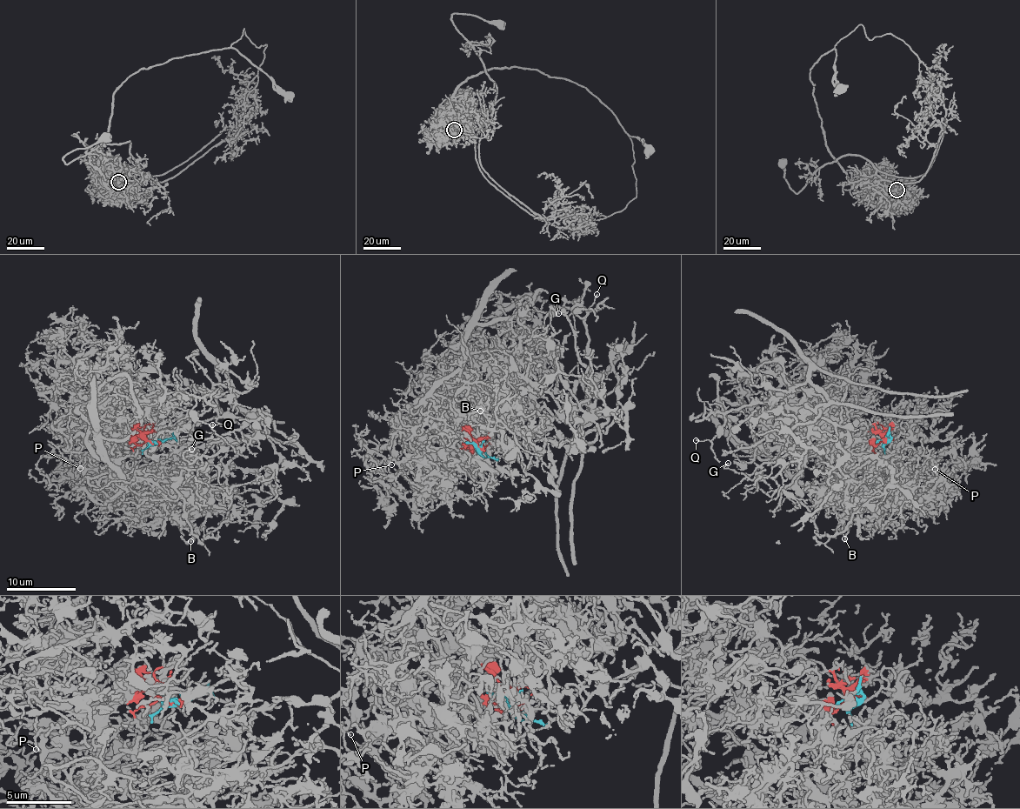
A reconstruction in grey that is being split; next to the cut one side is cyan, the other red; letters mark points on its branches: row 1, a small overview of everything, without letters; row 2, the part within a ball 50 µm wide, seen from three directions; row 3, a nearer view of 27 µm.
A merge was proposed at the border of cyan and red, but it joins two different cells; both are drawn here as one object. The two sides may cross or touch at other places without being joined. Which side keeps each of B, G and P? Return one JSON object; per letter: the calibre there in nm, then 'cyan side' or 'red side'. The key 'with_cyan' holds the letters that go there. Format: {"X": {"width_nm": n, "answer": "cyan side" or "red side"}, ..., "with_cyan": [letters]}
{"B": {"width_nm": 90, "answer": "red side"}, "G": {"width_nm": 90, "answer": "cyan side"}, "P": {"width_nm": 80, "answer": "red side"}, "with_cyan": ["G"]}

